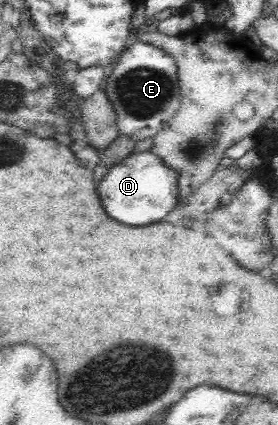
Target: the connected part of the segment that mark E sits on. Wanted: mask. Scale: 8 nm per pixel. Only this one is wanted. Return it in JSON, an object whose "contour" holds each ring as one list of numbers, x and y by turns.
{"contour":[[139,40,126,47,115,60,104,87,116,114,118,131,136,142,155,136,180,105,176,60,166,50]]}

